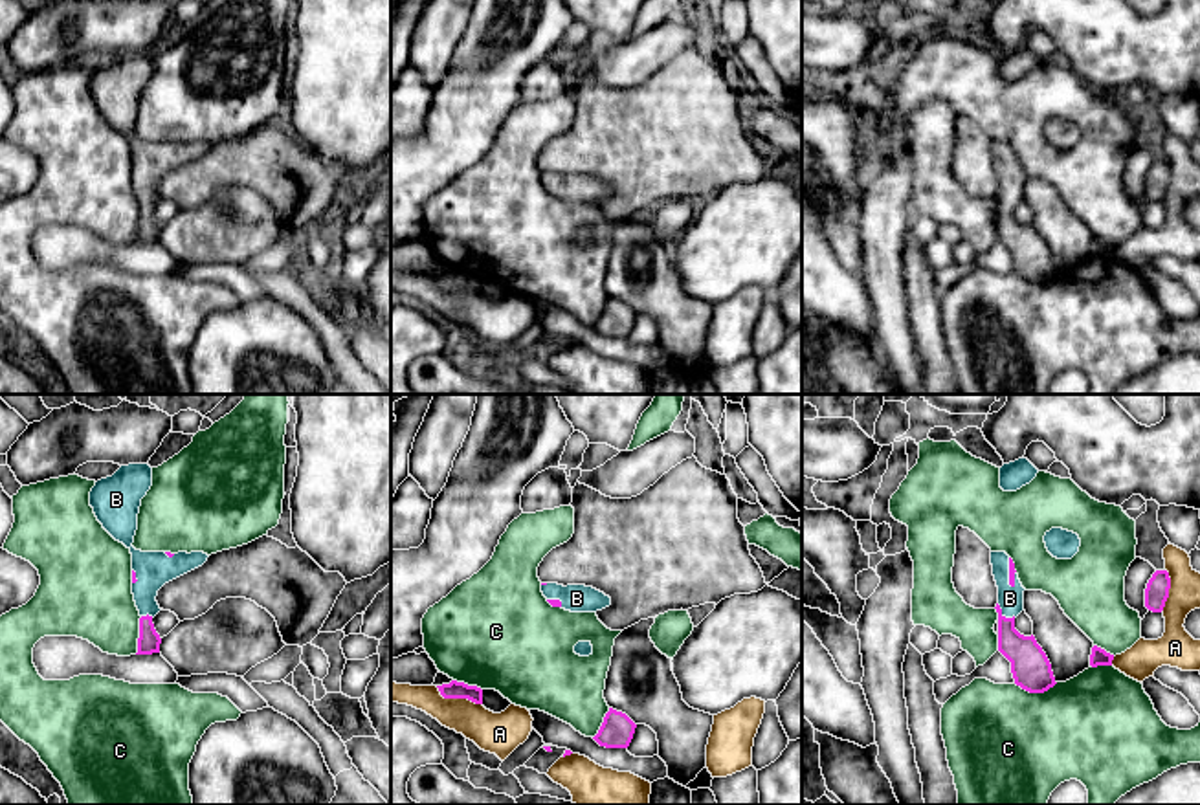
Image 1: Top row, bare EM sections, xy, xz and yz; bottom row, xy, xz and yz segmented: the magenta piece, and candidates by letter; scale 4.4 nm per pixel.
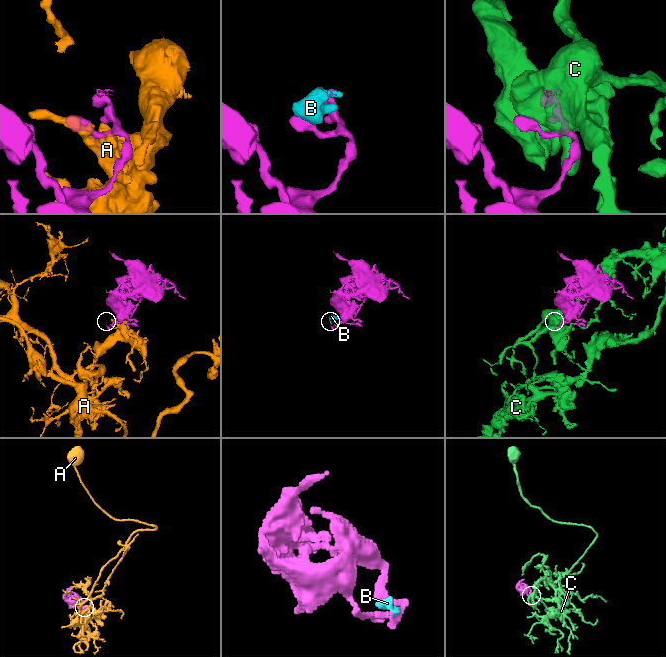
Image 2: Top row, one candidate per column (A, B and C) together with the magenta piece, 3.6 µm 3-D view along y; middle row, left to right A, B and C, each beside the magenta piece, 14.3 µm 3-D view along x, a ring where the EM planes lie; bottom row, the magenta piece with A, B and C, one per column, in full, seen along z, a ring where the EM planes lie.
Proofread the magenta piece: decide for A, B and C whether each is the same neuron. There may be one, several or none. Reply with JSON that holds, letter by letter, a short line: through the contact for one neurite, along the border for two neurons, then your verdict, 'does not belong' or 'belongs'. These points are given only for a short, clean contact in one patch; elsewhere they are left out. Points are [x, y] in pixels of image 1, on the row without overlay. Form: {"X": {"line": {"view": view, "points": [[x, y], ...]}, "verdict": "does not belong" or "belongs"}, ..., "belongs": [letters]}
{"A": {"verdict": "does not belong"}, "B": {"line": {"view": "yz", "points": [[1030, 255], [1010, 230], [1004, 206], [1010, 187]]}, "verdict": "belongs"}, "C": {"verdict": "does not belong"}, "belongs": ["B"]}

